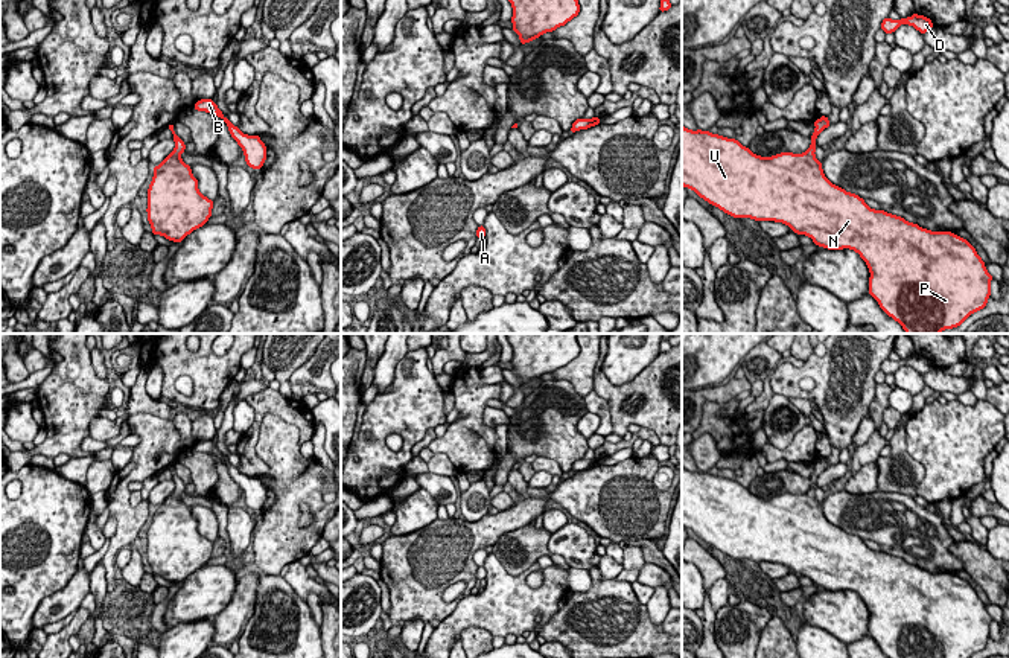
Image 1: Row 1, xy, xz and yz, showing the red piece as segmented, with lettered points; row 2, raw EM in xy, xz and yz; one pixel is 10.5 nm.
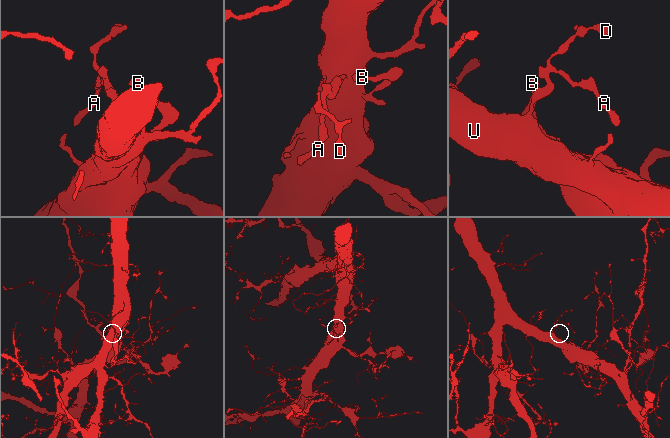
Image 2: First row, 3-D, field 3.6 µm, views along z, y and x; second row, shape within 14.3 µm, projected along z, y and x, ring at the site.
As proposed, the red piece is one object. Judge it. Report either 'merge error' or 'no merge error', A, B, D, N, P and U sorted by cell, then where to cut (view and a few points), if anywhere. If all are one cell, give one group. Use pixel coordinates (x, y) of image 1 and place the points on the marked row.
no merge error; A B D N P U; no cut

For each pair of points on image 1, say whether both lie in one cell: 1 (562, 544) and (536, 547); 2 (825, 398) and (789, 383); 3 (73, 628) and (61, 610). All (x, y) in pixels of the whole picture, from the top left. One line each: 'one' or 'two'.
1: two
2: one
3: two

